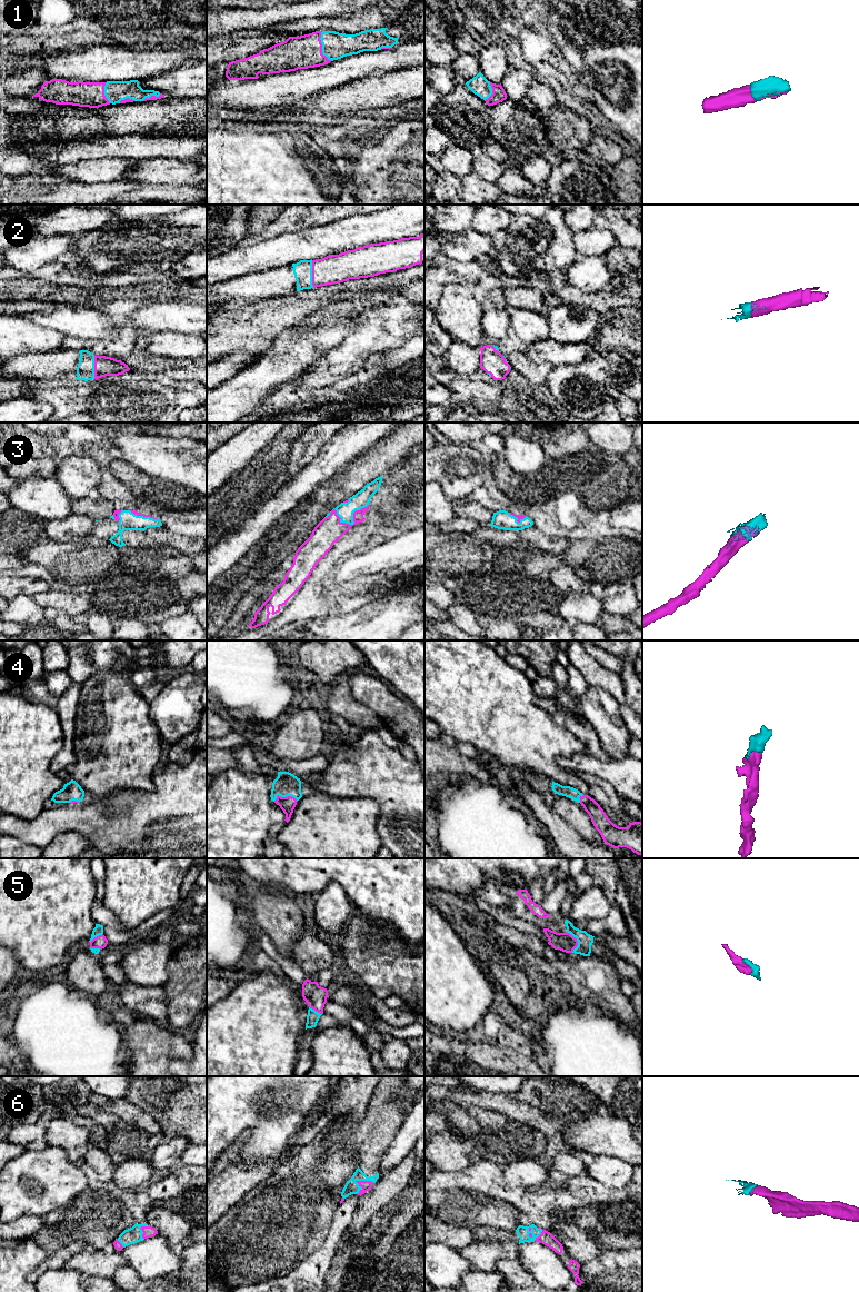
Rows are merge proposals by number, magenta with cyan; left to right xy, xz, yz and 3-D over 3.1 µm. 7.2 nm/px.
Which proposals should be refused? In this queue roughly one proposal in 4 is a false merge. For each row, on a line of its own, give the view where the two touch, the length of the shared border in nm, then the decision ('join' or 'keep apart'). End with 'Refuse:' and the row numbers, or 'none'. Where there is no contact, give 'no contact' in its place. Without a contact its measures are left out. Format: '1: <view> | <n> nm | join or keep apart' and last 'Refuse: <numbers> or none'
1: xz | 220 nm | join
2: xz | 200 nm | join
3: xz | 340 nm | join
4: xz | 180 nm | join
5: yz | 170 nm | join
6: xz | 150 nm | join
Refuse: none

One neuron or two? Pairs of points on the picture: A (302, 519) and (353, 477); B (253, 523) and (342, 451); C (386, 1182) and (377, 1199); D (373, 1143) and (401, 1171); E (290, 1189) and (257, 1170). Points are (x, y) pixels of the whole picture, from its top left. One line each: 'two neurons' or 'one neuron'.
A: one neuron
B: one neuron
C: one neuron
D: two neurons
E: two neurons

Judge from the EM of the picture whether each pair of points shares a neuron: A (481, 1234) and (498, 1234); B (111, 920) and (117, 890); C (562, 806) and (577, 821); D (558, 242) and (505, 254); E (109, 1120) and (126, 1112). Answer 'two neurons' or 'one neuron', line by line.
A: one neuron
B: two neurons
C: one neuron
D: one neuron
E: two neurons

